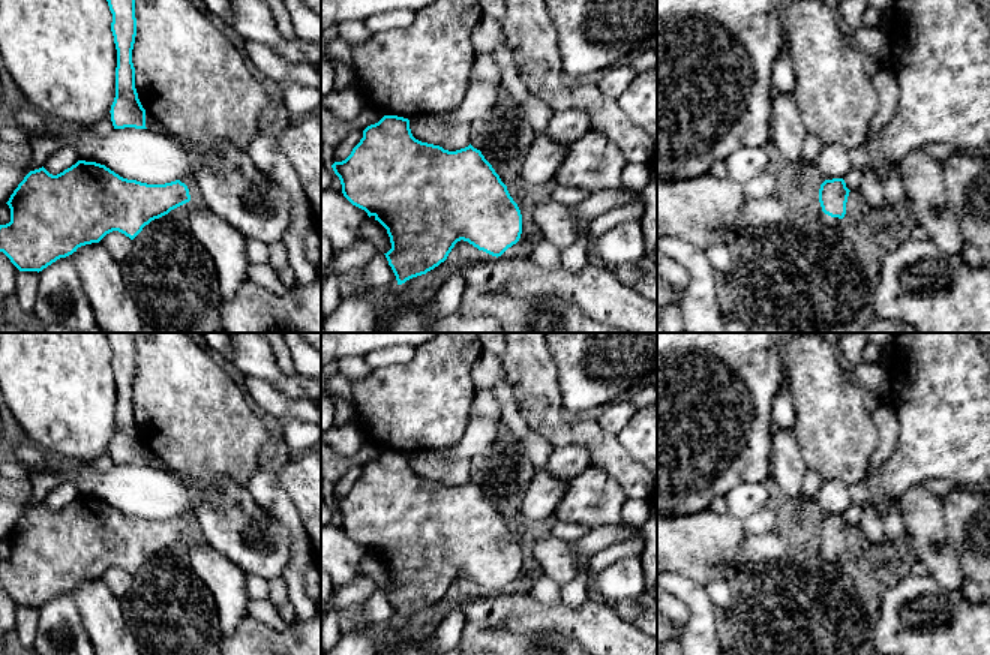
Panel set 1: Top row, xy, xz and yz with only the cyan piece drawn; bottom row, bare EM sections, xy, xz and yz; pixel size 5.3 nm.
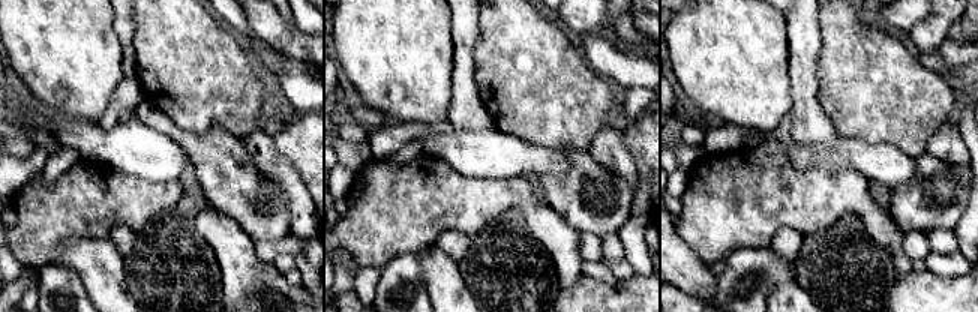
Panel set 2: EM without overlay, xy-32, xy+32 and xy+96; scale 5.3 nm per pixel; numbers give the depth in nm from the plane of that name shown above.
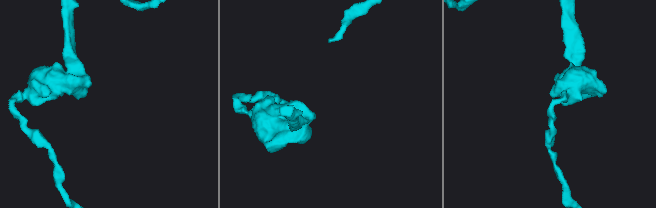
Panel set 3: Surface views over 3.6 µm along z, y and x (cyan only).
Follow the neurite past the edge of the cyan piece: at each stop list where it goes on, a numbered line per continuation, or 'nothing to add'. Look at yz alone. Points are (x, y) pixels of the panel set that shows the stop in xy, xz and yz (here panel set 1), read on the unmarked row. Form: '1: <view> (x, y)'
1: yz (833, 558)

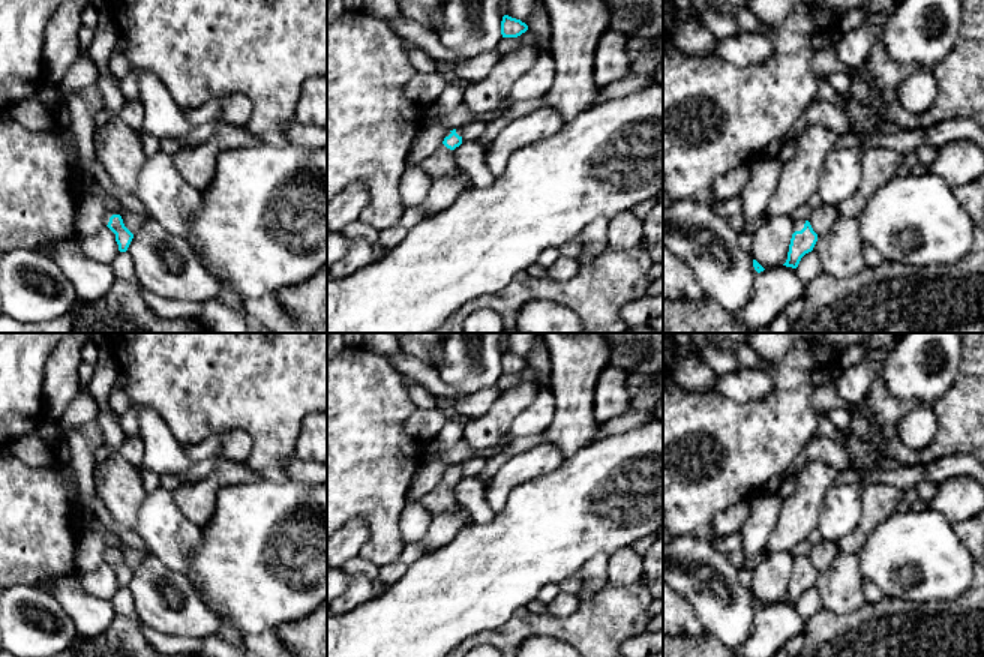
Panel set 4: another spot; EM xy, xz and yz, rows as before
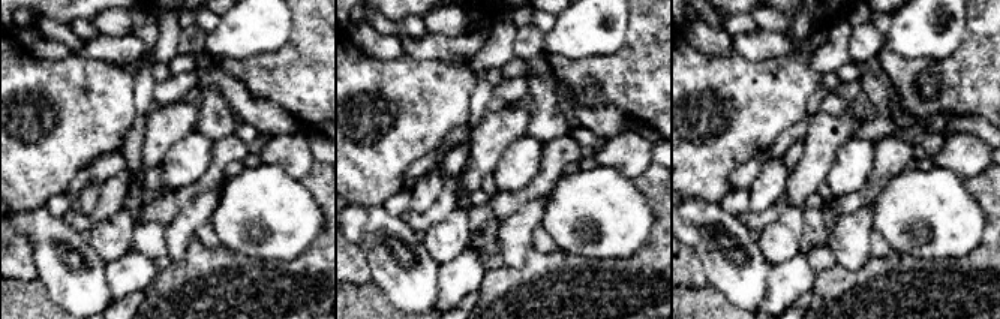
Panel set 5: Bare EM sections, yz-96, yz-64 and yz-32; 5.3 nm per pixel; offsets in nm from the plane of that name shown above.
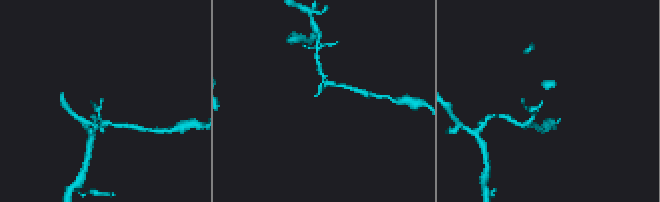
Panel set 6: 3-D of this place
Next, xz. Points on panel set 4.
1: xz (441, 498)

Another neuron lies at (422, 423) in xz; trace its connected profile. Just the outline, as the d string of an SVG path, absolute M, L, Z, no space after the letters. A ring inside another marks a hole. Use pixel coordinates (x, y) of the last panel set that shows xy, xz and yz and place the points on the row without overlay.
M417 408L405 422L405 434L414 438L436 436L450 417L441 410Z

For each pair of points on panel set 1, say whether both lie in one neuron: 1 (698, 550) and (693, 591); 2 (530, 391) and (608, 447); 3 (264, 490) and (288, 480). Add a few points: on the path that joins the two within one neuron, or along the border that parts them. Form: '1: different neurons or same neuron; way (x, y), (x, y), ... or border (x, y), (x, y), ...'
1: different neurons; border (672, 571), (704, 586)
2: same neuron; way (549, 411), (569, 430), (588, 435)
3: different neurons; border (275, 472), (276, 483), (287, 493), (299, 514)

